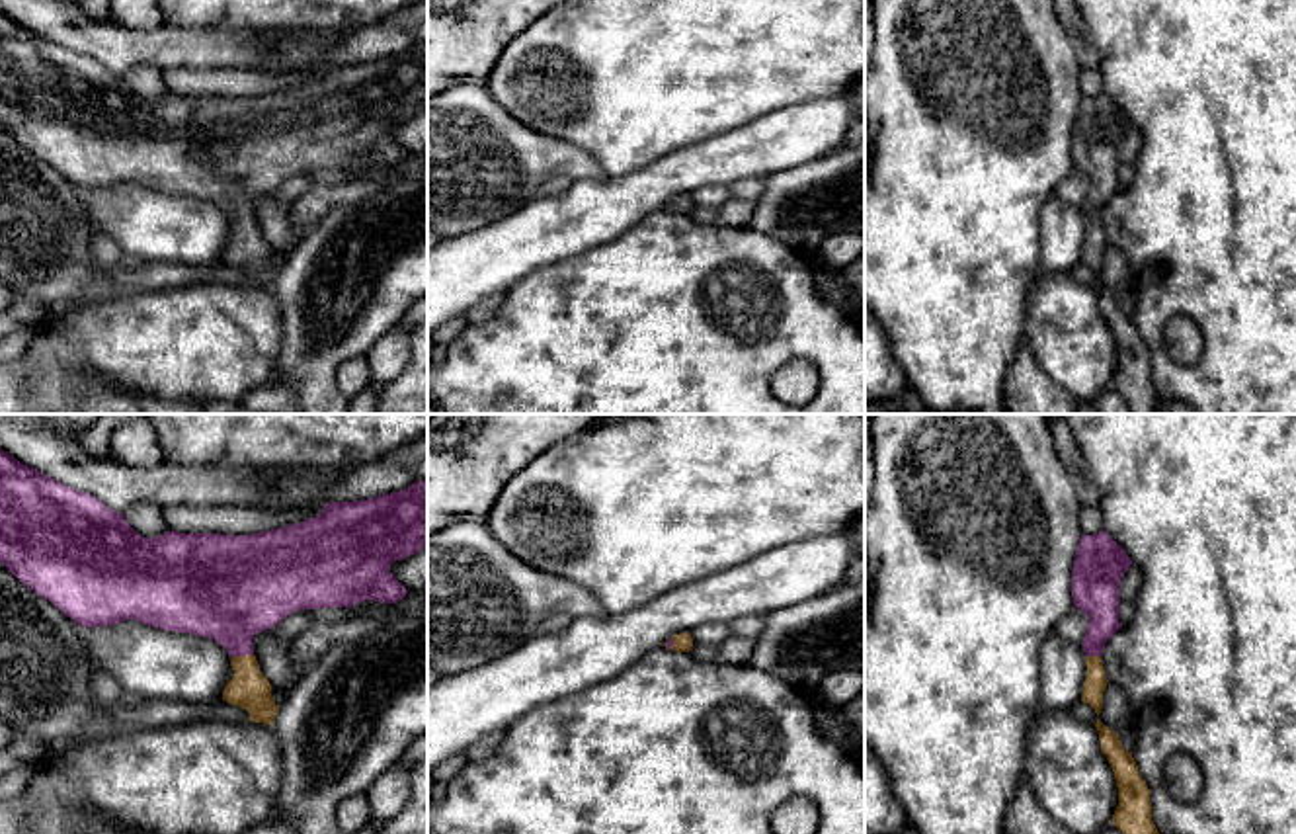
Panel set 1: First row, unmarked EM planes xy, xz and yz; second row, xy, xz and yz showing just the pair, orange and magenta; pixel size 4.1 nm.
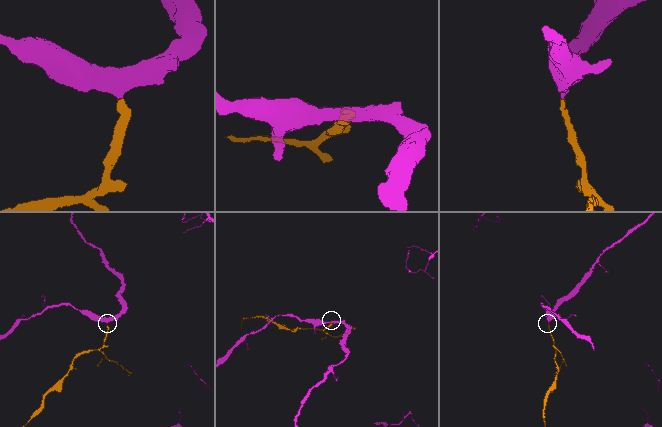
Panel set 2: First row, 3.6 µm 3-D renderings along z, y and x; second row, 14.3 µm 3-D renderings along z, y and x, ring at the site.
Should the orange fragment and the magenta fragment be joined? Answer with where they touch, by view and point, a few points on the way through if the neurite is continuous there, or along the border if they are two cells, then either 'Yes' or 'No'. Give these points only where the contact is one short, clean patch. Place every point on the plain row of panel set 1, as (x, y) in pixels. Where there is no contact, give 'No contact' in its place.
Touches orange at xy (242, 219). Path across: xy (250, 252), (242, 219), (229, 174), (229, 161). Yes

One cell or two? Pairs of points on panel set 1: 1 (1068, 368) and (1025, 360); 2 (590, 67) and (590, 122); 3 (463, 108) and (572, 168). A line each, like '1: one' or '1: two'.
1: two
2: one
3: one

